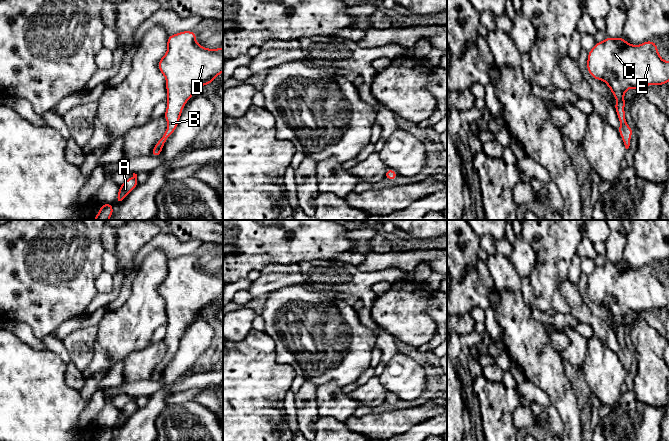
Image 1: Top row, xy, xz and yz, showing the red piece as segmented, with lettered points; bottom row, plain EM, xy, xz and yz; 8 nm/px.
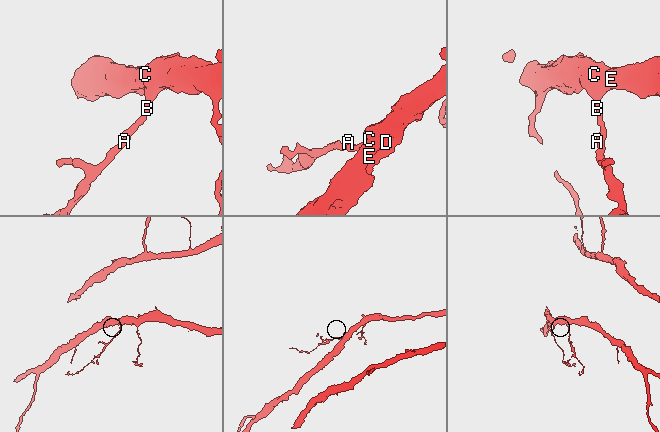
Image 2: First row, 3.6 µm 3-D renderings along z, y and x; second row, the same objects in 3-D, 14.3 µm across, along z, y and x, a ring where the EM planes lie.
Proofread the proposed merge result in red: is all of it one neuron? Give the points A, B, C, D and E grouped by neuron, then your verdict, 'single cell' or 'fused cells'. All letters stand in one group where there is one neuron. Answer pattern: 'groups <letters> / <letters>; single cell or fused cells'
groups A B C D E; single cell

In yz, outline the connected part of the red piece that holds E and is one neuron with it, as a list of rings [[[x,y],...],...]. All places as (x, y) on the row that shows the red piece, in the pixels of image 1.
[[[607,36],[603,42],[596,42],[593,49],[588,52],[587,70],[594,79],[604,81],[617,99],[614,107],[620,121],[618,131],[625,148],[628,149],[633,129],[626,123],[624,94],[630,88],[638,90],[652,84],[666,84],[669,81],[669,61],[664,61],[660,57],[657,45],[653,41],[633,45],[628,44],[623,37],[612,39]]]

